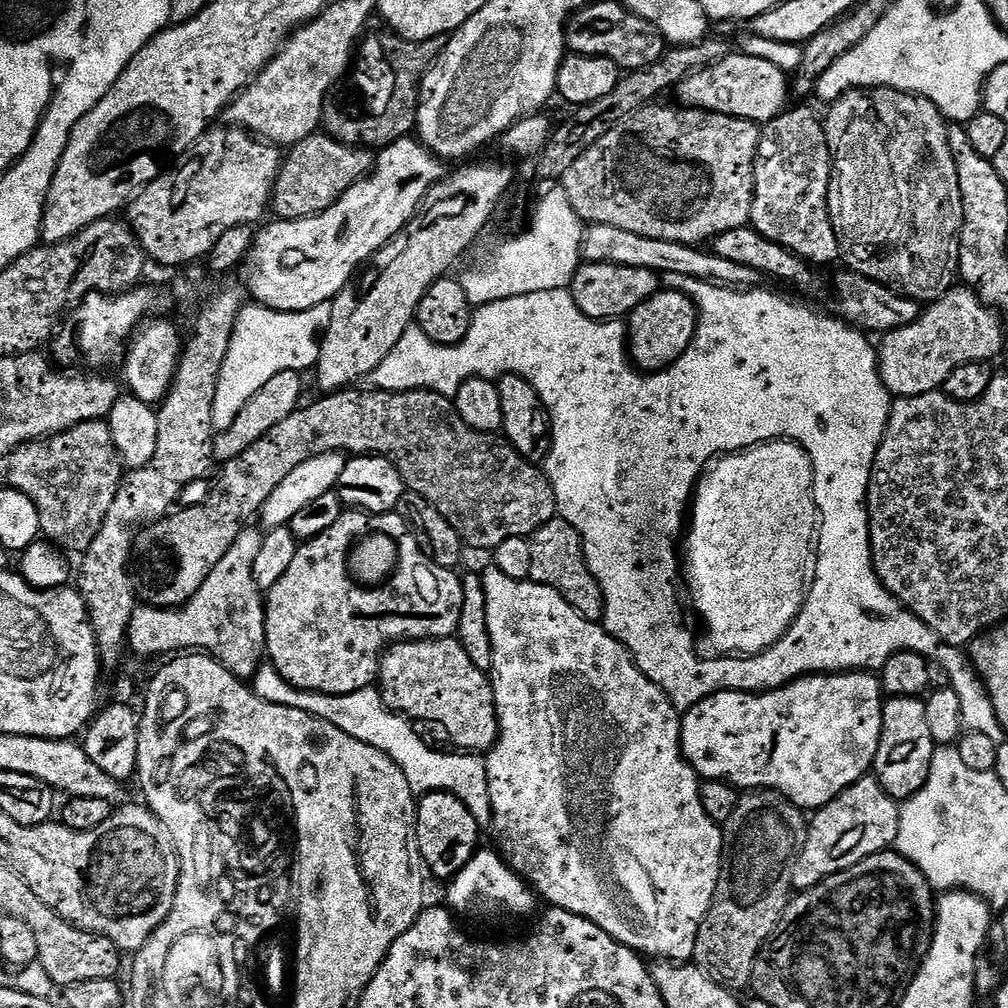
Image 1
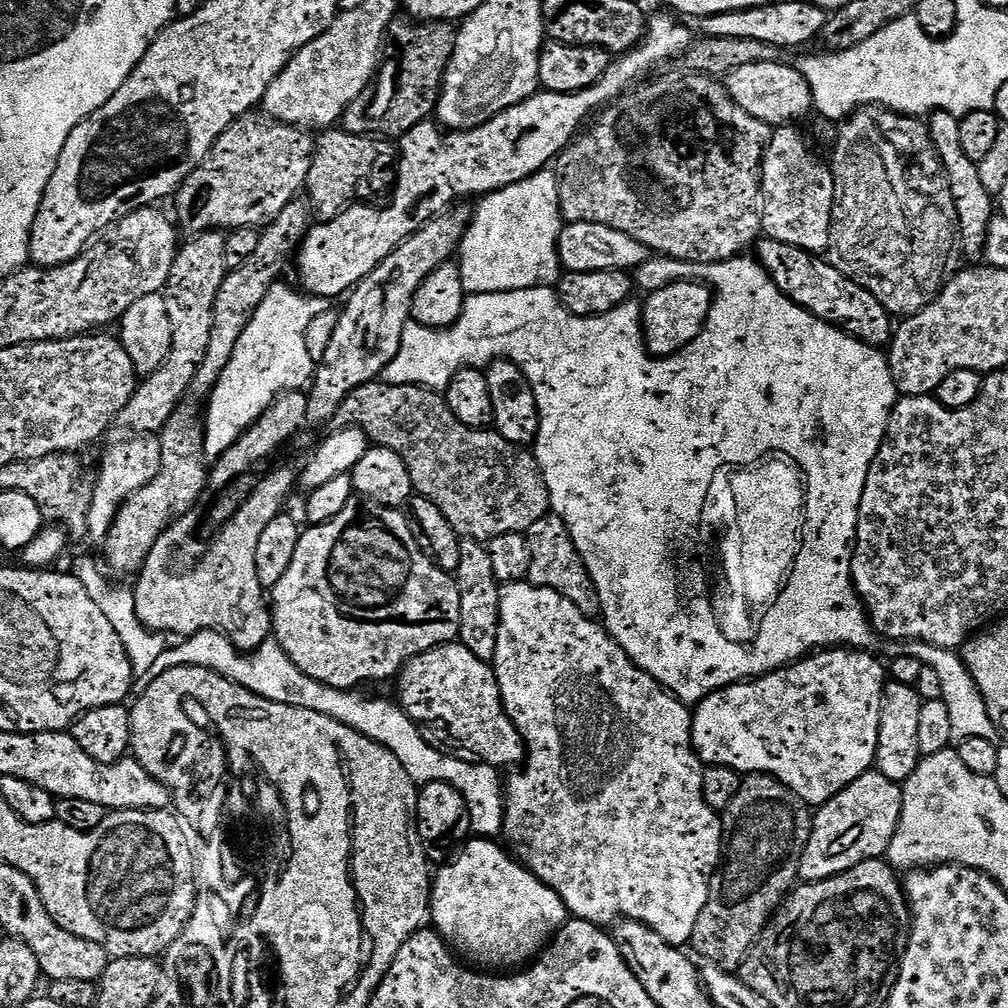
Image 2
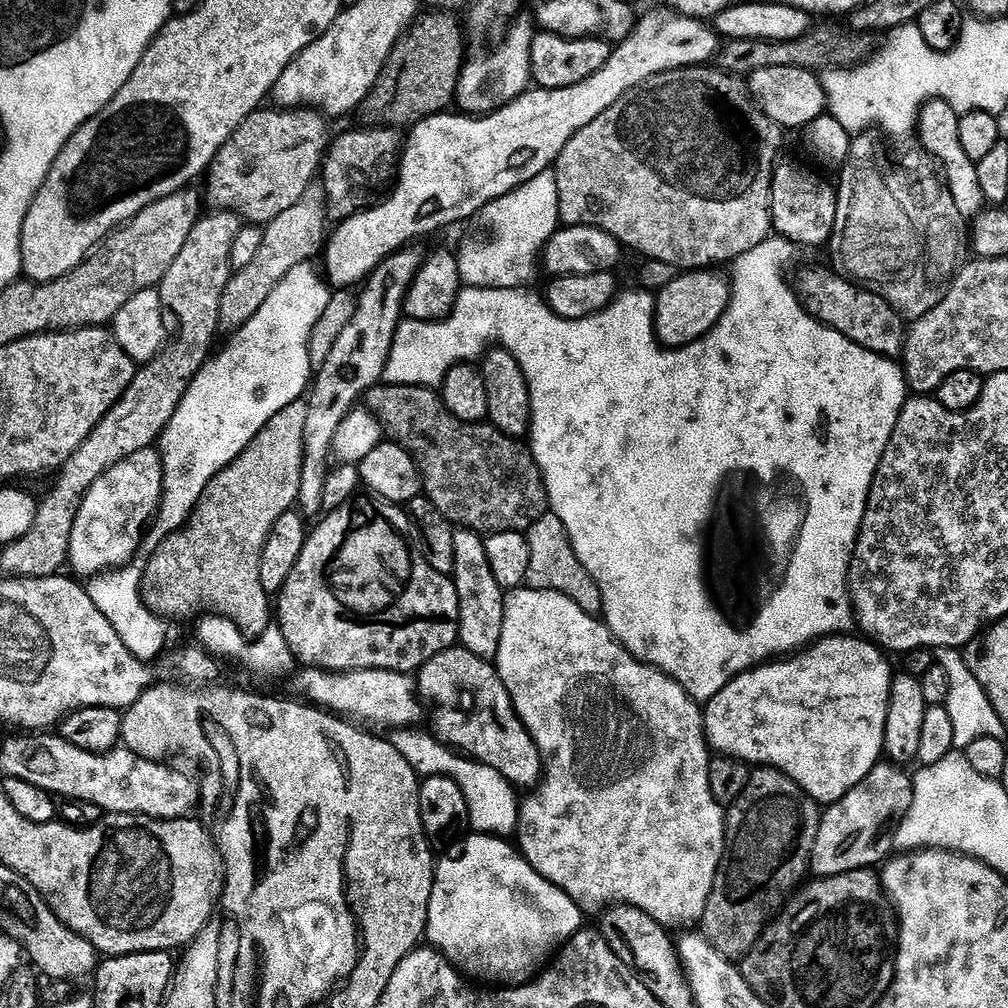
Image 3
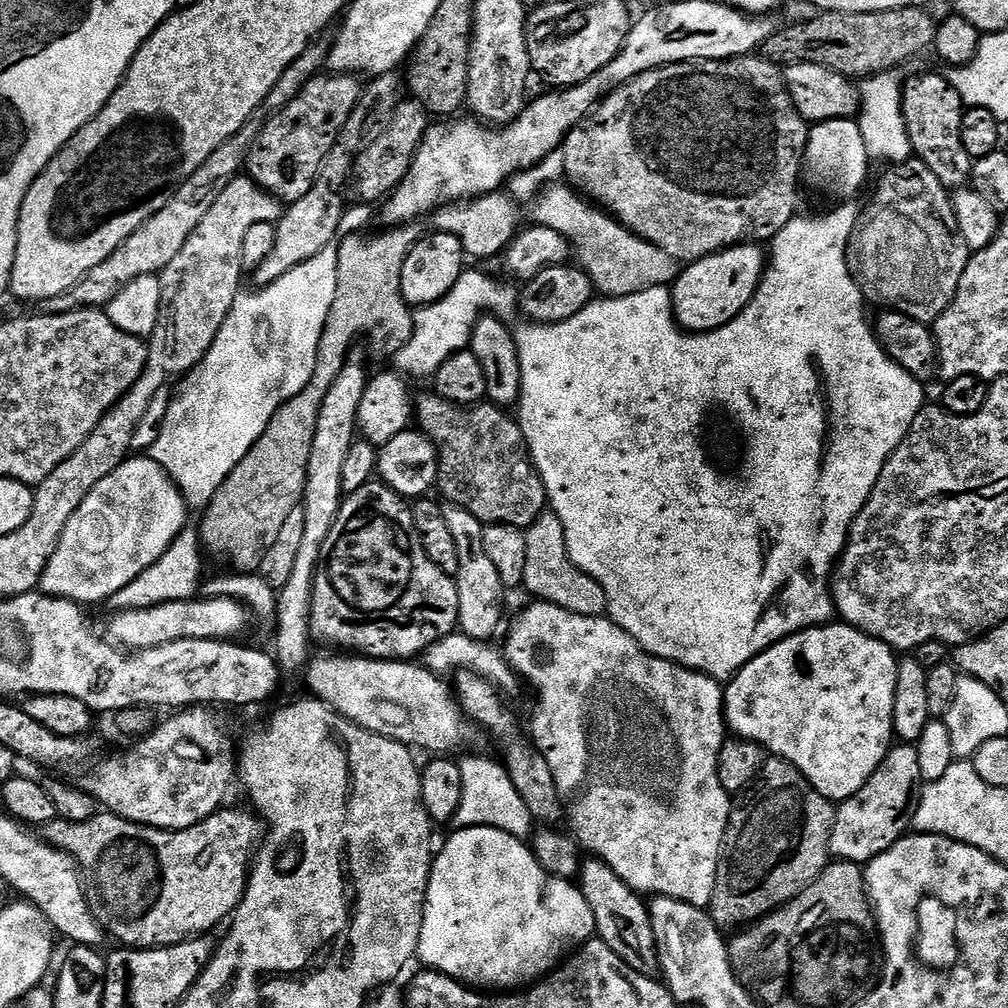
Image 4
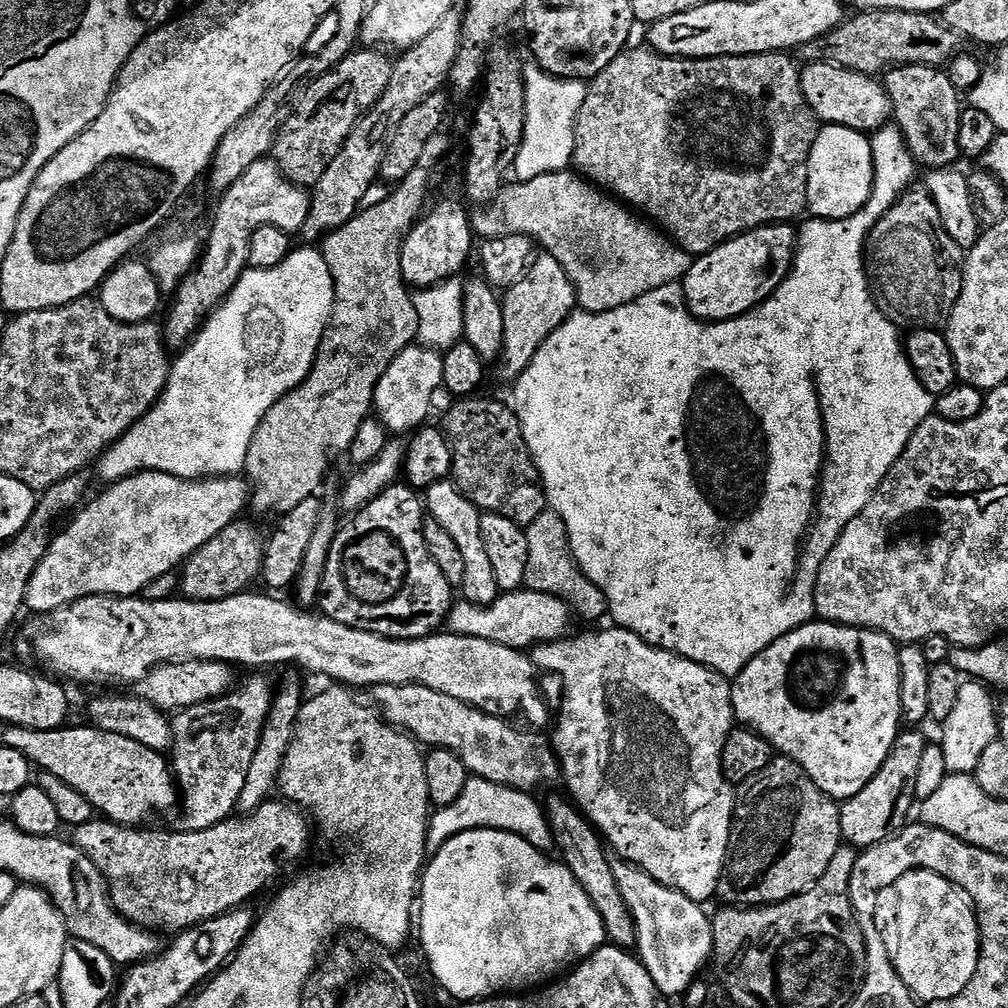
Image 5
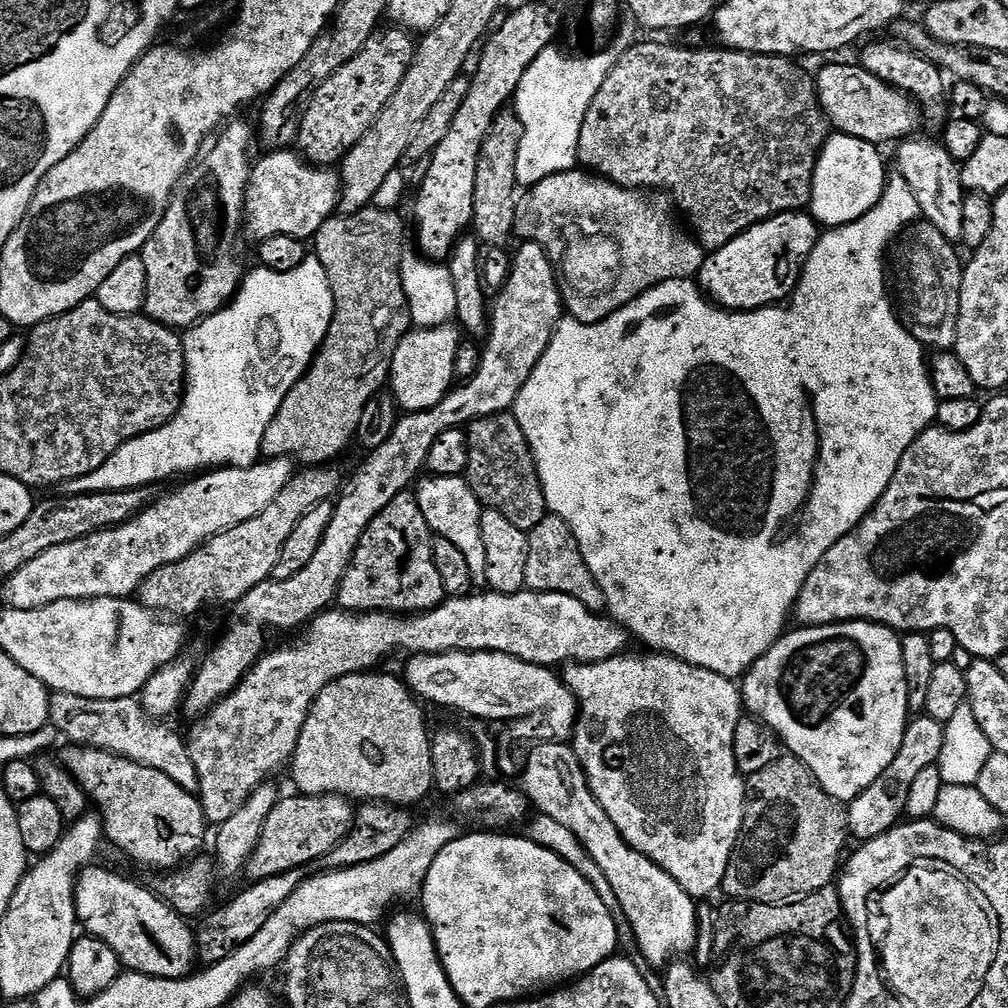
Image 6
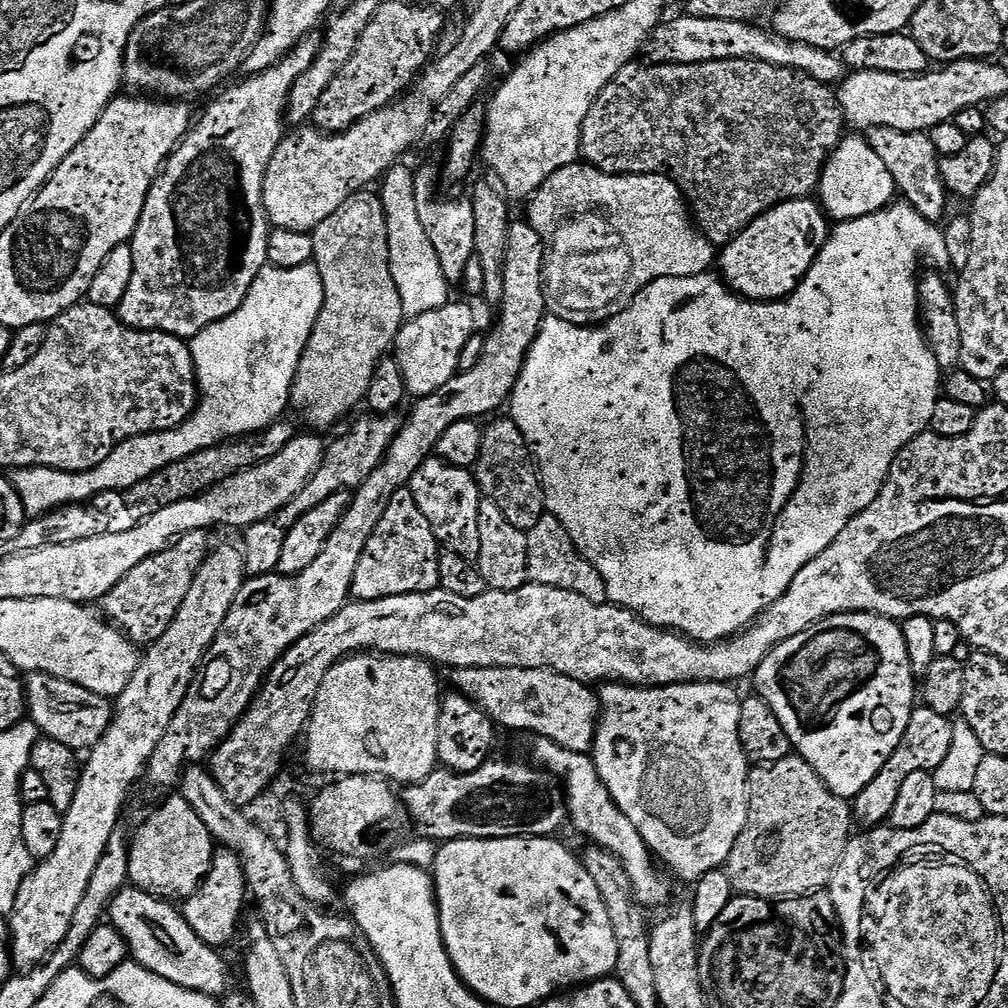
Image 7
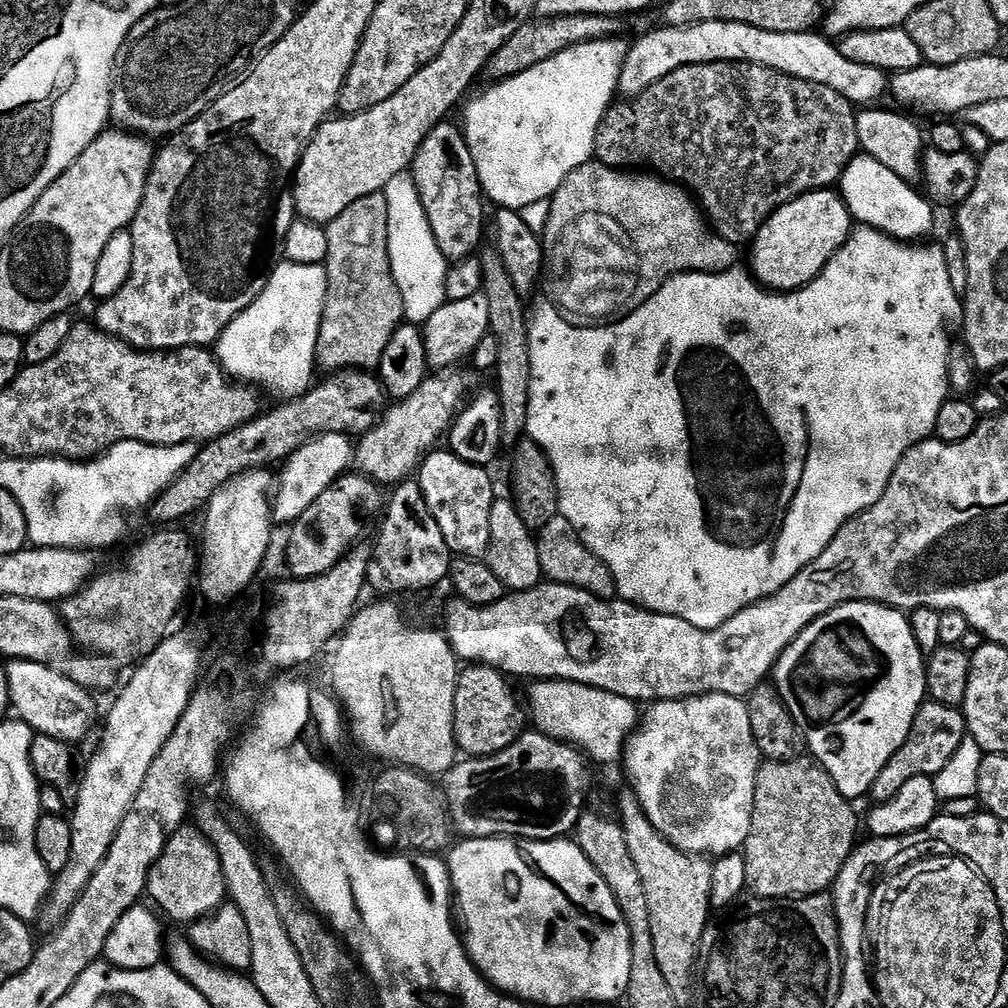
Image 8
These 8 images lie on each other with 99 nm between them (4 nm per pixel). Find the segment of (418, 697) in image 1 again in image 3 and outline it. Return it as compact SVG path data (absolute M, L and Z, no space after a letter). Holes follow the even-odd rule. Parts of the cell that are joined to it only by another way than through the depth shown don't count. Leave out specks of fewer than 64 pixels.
M453 646L430 658L418 670L418 691L429 705L436 707L432 720L436 723L434 732L445 744L459 750L480 763L498 770L502 778L506 778L517 790L532 790L541 783L544 774L544 759L540 757L534 738L528 733L528 727L520 721L514 702L506 690L500 675L496 673L495 663L478 658L478 654L470 654L470 650Z

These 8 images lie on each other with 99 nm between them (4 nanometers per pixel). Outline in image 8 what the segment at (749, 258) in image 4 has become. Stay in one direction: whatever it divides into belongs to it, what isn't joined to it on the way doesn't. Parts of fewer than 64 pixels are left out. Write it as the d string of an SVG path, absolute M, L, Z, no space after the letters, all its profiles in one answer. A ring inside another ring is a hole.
M817 190L795 196L787 204L776 209L758 229L752 247L752 268L750 272L763 287L781 294L794 292L797 288L806 287L814 277L830 262L832 255L845 244L854 231L854 221L844 204L844 197L836 190Z

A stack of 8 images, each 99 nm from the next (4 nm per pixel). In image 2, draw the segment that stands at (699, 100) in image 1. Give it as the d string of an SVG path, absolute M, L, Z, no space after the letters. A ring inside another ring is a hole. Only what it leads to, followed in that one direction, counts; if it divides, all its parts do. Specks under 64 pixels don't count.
M754 62L754 66L738 66L726 78L726 87L730 98L746 110L746 114L754 114L762 122L770 126L784 126L796 122L799 116L813 111L812 90L799 67L792 68L785 62Z

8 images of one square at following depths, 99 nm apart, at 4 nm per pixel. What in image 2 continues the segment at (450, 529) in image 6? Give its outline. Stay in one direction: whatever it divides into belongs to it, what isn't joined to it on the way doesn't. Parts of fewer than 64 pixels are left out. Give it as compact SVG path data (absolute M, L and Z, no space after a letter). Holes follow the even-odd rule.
M478 540L460 541L458 570L454 574L458 594L462 602L462 622L459 643L474 654L474 658L495 661L498 650L498 626L500 625L500 589L502 585L494 578L494 565L490 562L487 547Z

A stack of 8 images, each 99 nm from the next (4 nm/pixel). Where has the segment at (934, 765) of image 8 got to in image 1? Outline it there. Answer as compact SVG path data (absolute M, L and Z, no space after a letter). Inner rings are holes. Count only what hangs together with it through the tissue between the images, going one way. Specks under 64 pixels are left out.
M865 778L851 784L811 817L804 848L792 867L793 889L813 888L828 876L891 849L898 838L899 821L900 804L893 800L879 780Z

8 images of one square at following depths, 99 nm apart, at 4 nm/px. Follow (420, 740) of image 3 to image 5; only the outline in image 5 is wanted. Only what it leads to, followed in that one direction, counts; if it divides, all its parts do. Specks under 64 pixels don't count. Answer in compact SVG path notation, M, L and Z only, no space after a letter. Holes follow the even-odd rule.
M472 776L466 782L466 790L462 790L462 798L454 802L449 808L433 811L428 825L428 850L436 851L450 838L475 828L493 828L499 832L509 832L520 836L530 846L545 854L553 851L552 831L548 825L548 815L545 809L535 800L535 795L519 792L517 788L498 786L494 782L486 782L482 778Z

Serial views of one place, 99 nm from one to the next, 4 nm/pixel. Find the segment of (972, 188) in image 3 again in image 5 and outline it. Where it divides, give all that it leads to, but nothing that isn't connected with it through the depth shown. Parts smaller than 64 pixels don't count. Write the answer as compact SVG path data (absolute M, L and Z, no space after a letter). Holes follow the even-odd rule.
M904 64L900 68L890 68L883 73L882 83L888 100L892 103L895 127L904 135L904 145L921 169L950 168L961 159L958 144L959 118L962 111L961 93L948 77L948 72L930 64Z

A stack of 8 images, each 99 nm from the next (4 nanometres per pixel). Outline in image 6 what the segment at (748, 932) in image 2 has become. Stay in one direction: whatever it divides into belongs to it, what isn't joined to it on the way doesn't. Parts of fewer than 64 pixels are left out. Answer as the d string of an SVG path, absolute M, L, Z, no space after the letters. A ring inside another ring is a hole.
M784 754L780 760L754 773L747 781L746 792L750 799L744 810L744 830L726 866L722 892L736 902L782 904L829 887L837 879L845 855L844 843L850 840L847 807L826 794L824 787L812 777L812 771L791 754Z

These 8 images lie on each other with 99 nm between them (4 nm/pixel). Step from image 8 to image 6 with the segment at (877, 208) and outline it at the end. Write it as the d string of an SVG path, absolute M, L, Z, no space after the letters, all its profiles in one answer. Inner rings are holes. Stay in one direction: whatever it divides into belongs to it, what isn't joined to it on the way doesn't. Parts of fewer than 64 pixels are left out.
M829 135L816 158L810 214L825 229L841 228L862 218L882 198L886 183L881 149L862 138Z

